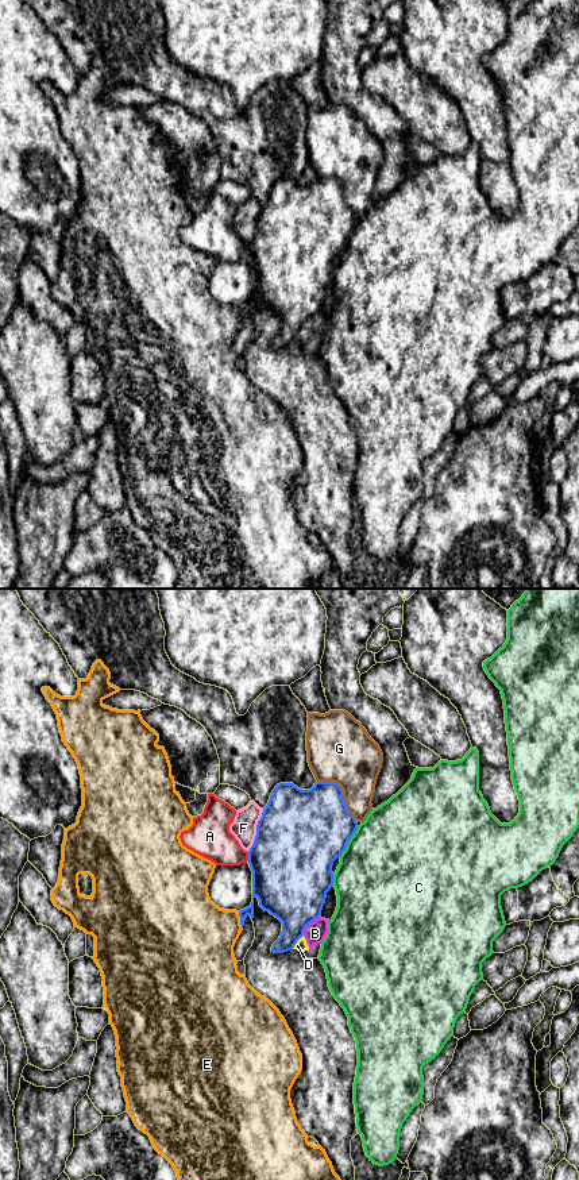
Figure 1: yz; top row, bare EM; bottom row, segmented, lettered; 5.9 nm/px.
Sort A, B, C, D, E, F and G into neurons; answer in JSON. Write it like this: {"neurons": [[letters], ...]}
{"neurons": [["A"], ["B", "D"], ["C"], ["E"], ["F"], ["G"]]}

